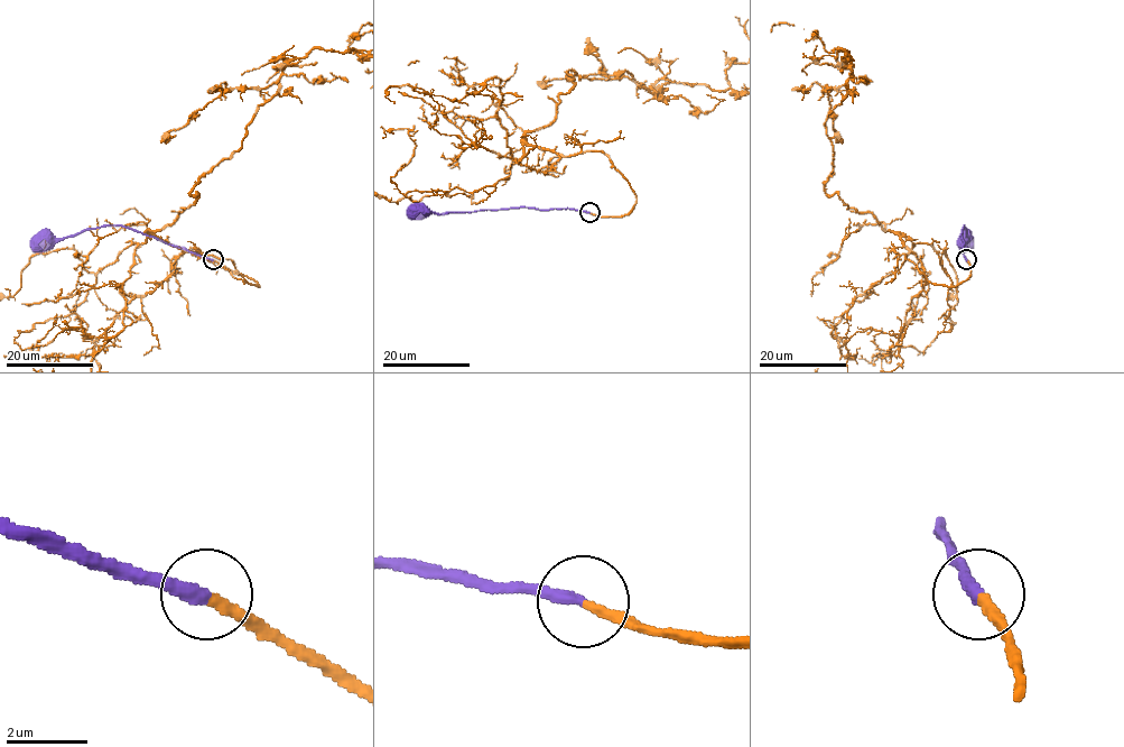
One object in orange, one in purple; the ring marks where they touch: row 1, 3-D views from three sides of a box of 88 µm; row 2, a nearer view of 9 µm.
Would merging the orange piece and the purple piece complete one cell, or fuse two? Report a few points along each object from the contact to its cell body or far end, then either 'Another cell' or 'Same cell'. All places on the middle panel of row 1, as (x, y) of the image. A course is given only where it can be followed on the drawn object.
Course of purple: (590, 212), (529, 208), (418, 212). Same cell

